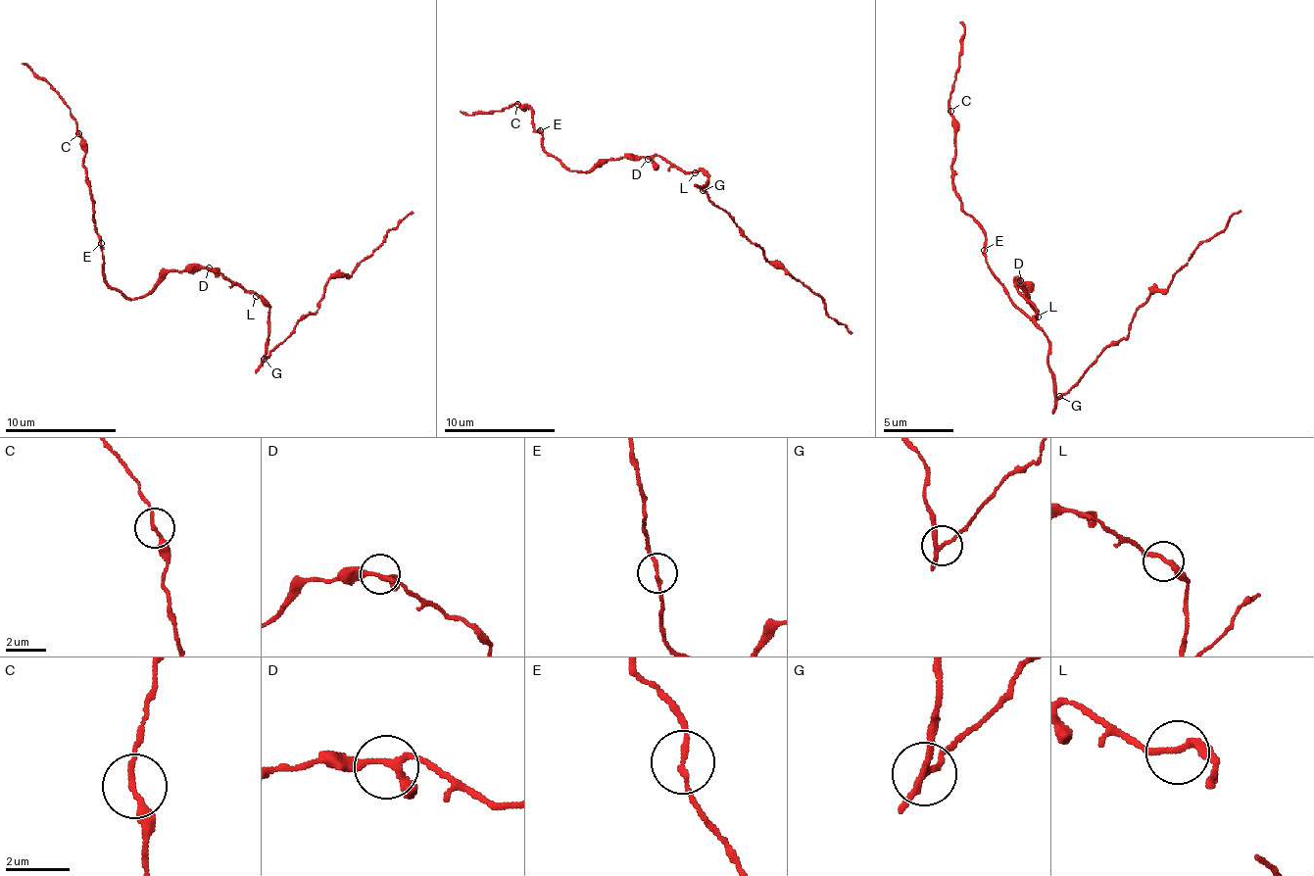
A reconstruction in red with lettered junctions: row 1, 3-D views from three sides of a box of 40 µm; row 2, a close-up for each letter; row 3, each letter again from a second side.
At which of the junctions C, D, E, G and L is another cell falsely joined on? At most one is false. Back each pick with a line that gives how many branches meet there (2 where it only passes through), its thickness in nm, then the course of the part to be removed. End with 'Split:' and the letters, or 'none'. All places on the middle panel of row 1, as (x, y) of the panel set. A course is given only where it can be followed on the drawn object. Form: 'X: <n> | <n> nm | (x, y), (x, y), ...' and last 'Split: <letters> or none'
G: 3 | 170 nm | (704, 189), (762, 254), (799, 278), (851, 334)
Split: G

